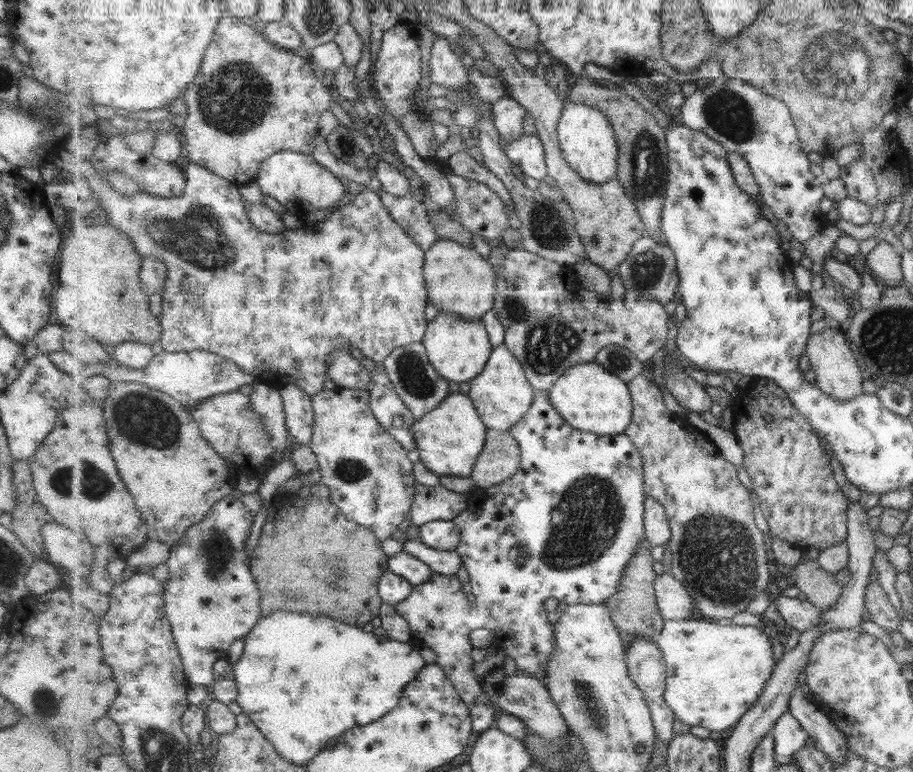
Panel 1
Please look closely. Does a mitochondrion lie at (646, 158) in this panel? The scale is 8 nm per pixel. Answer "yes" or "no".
yes

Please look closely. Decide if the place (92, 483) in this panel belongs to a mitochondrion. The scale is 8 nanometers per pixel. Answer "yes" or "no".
yes

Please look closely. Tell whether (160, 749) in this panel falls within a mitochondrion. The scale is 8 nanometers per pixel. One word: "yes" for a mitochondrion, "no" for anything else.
yes

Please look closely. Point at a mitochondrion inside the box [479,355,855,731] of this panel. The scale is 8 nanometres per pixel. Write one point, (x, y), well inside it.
(718, 556)

